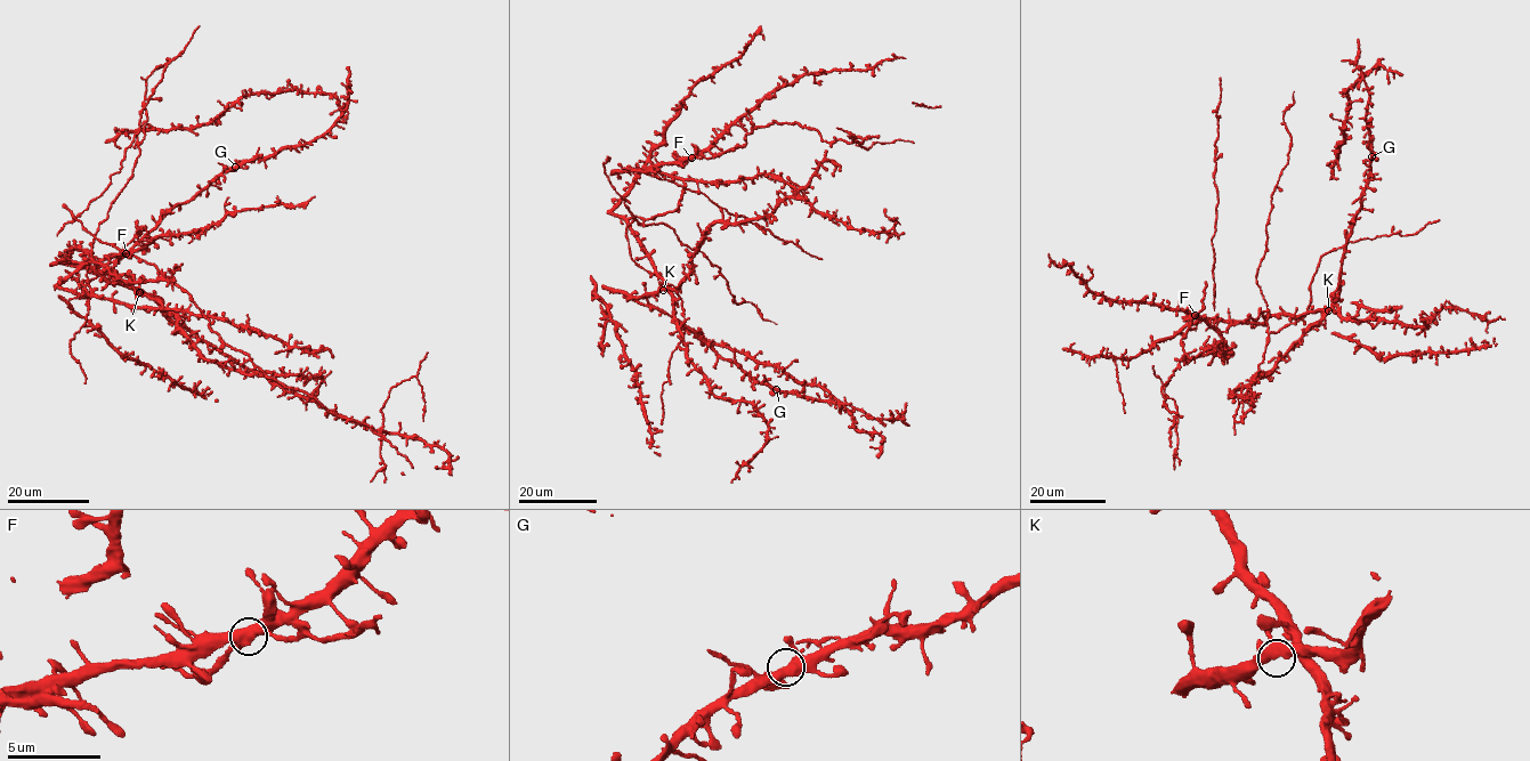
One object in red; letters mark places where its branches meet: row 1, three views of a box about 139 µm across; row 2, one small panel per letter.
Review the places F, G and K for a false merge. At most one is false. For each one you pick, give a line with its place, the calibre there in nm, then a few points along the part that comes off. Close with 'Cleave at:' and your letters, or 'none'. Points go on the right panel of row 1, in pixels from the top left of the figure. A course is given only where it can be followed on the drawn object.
F: at (1195, 315); 480 nm thick
Cleave at: F

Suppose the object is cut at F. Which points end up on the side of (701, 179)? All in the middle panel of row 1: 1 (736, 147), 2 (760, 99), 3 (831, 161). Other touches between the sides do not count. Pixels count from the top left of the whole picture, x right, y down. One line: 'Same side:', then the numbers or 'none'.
Same side: 2, 3

